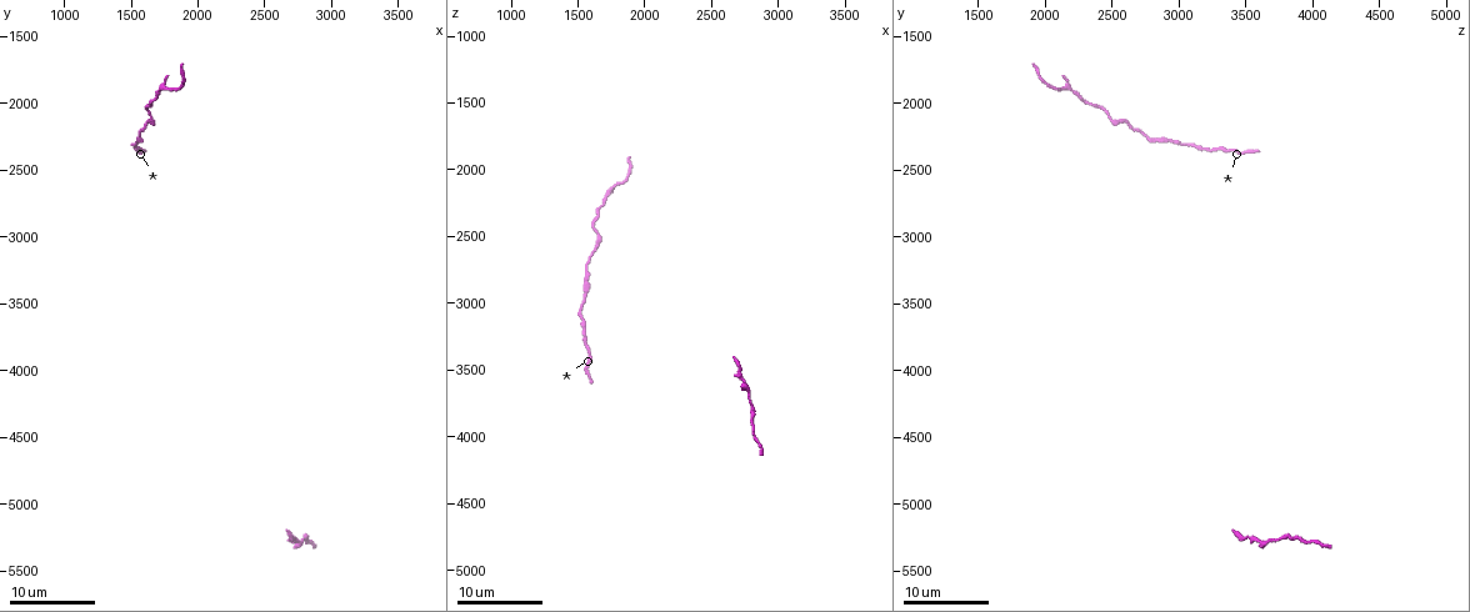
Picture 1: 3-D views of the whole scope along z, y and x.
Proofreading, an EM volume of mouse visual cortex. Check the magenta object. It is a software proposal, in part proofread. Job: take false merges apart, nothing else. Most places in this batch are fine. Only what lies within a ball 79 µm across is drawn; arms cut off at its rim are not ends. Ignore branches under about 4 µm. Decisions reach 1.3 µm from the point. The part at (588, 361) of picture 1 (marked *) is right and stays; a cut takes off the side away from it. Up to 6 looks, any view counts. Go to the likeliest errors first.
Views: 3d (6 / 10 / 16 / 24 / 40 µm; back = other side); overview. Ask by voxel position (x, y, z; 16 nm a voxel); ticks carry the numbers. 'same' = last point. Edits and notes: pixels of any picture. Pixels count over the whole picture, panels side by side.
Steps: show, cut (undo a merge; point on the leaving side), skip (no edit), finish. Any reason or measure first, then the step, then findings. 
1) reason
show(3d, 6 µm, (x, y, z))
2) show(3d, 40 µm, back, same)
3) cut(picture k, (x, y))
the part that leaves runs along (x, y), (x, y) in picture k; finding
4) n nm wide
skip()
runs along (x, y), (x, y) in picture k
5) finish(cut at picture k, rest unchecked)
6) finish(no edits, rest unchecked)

two arms in line, one across
show(3d, 10 µm, (2760, 5280, 3660))

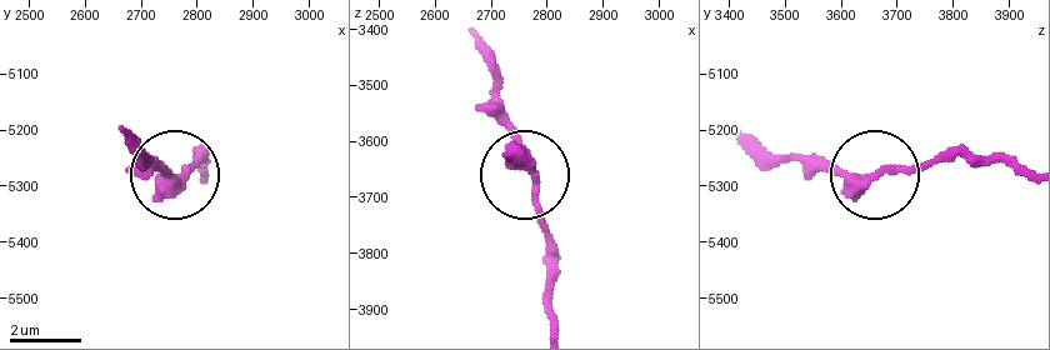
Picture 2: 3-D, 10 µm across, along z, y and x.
270 nm wide
skip()
one cell here

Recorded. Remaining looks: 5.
sudden change in width
show(3d, 10 µm, (1660, 2140, 2500))

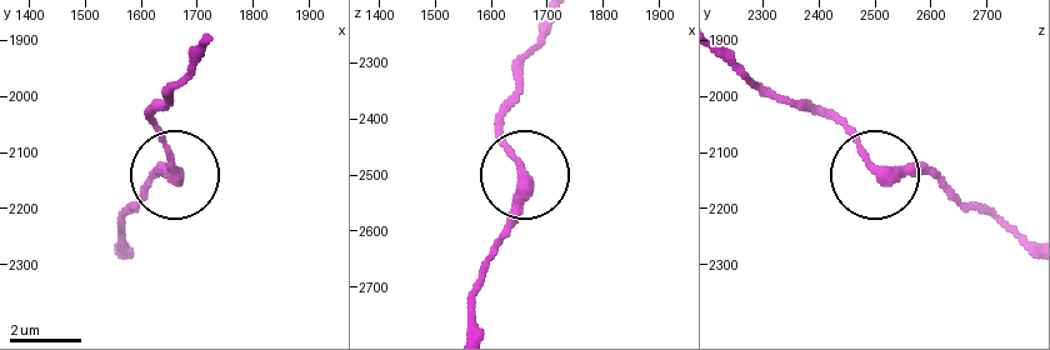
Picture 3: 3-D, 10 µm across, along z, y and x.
zoom in
show(3d, 6 µm, (1660, 2135, 2510))

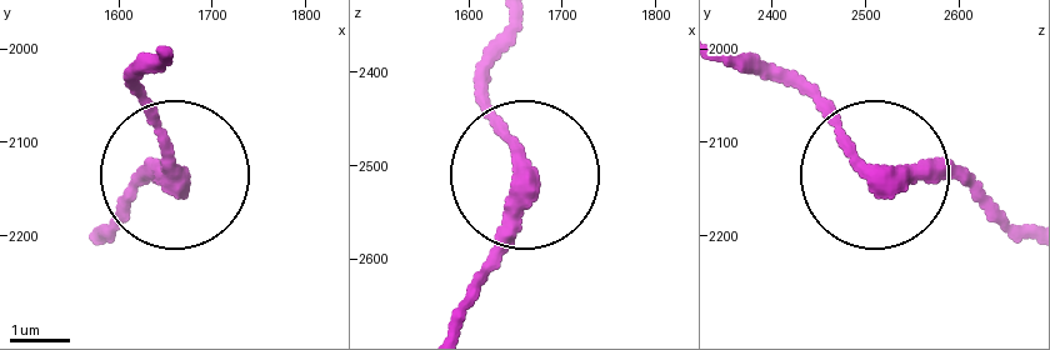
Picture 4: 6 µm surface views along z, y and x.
skip()
continuous, no second cell

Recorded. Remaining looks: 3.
calibre changes
show(3d, 10 µm, (1560, 2280, 2800))

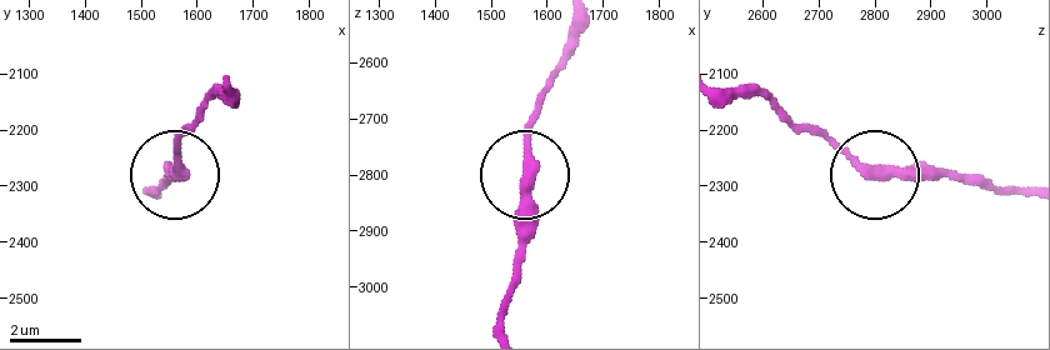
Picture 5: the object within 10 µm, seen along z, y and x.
closer look
show(3d, 6 µm, (1570, 2270, 2785))

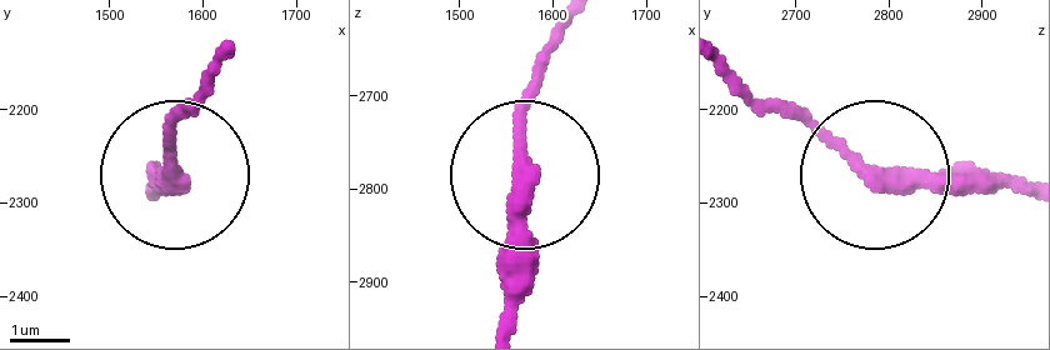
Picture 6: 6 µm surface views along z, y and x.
skip()
runs along (151, 198), (206, 73) in picture 6; one cell here

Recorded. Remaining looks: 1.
finish(no edits, rest unchecked)

